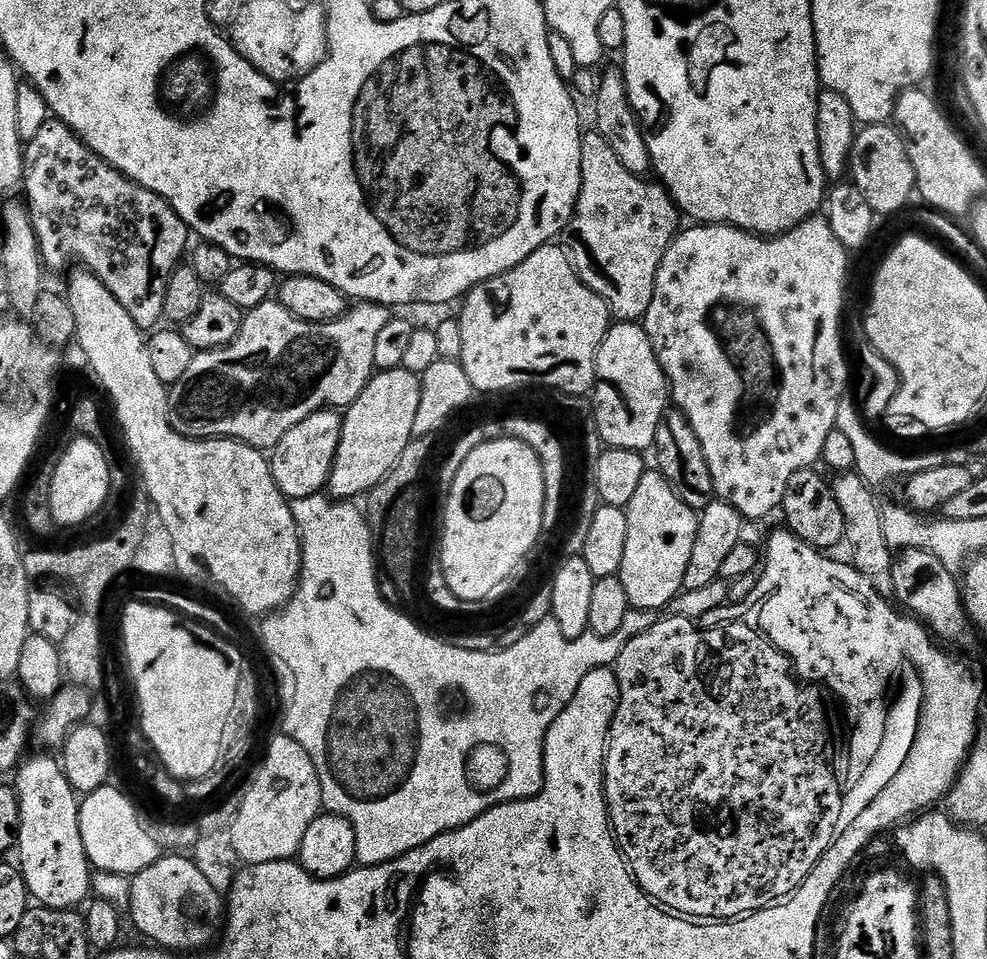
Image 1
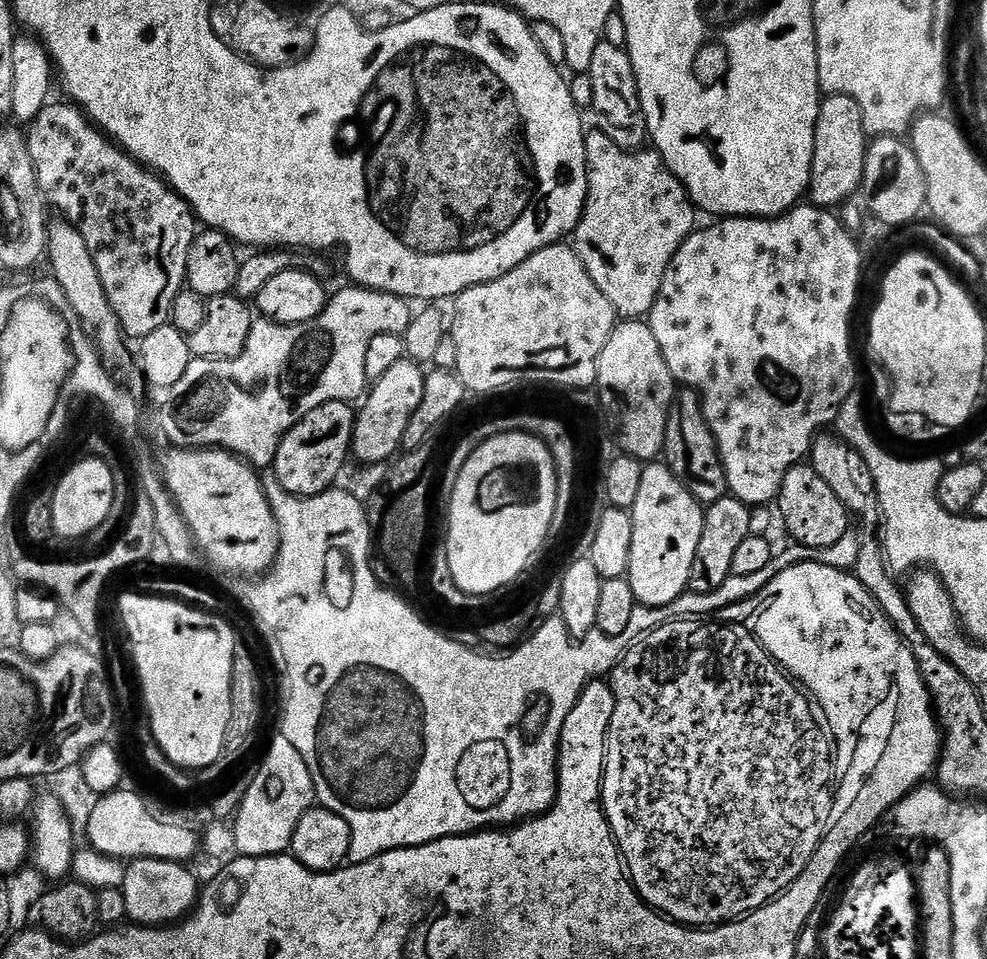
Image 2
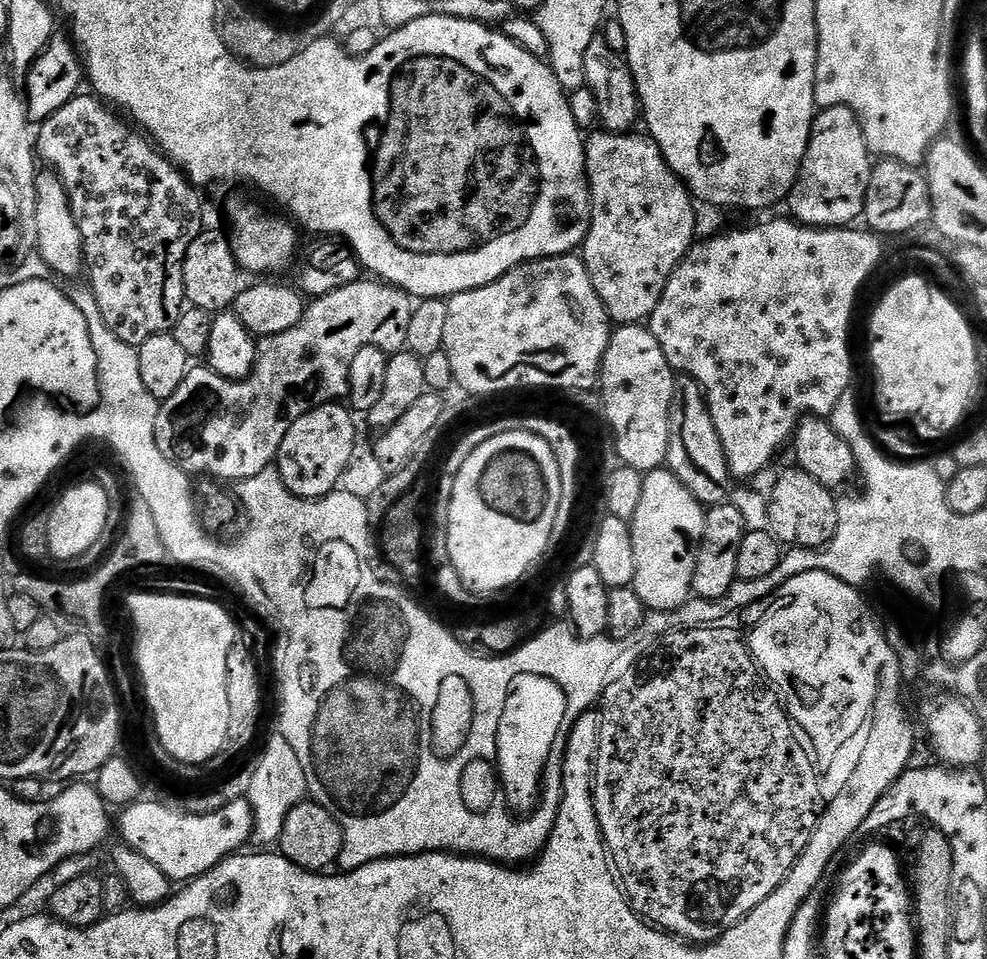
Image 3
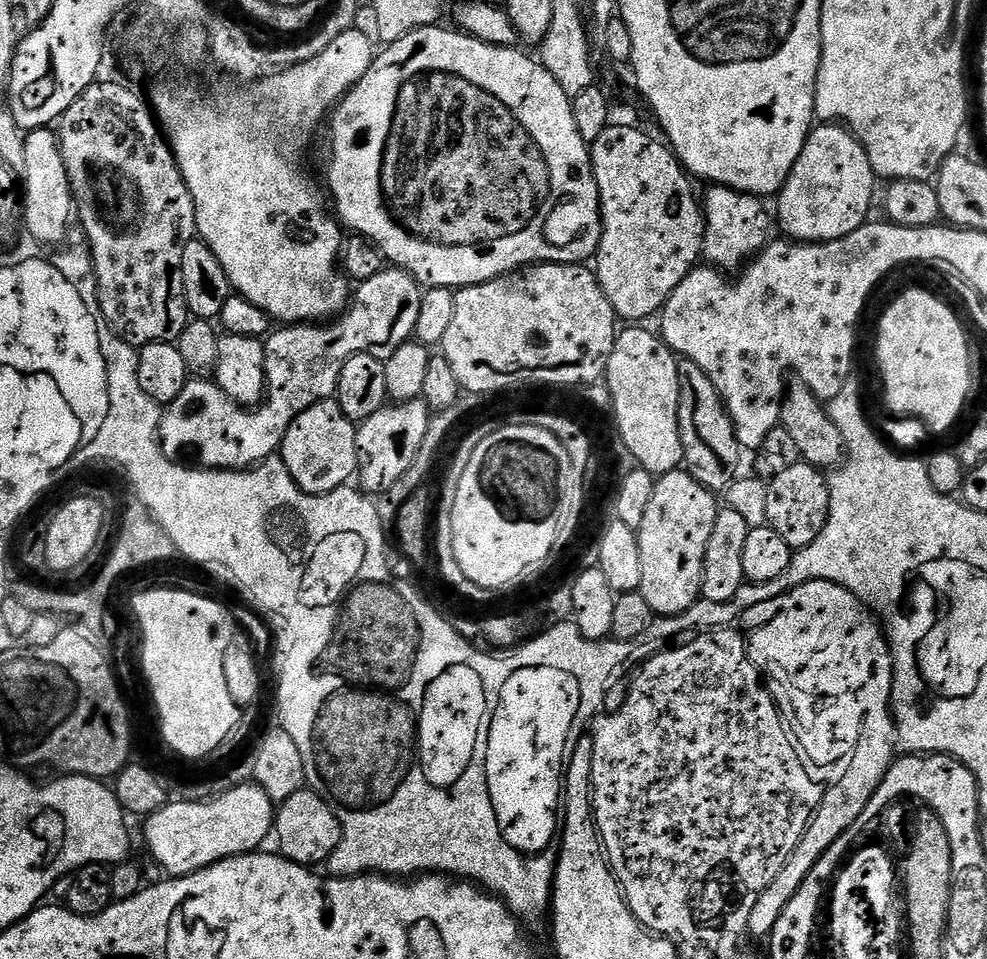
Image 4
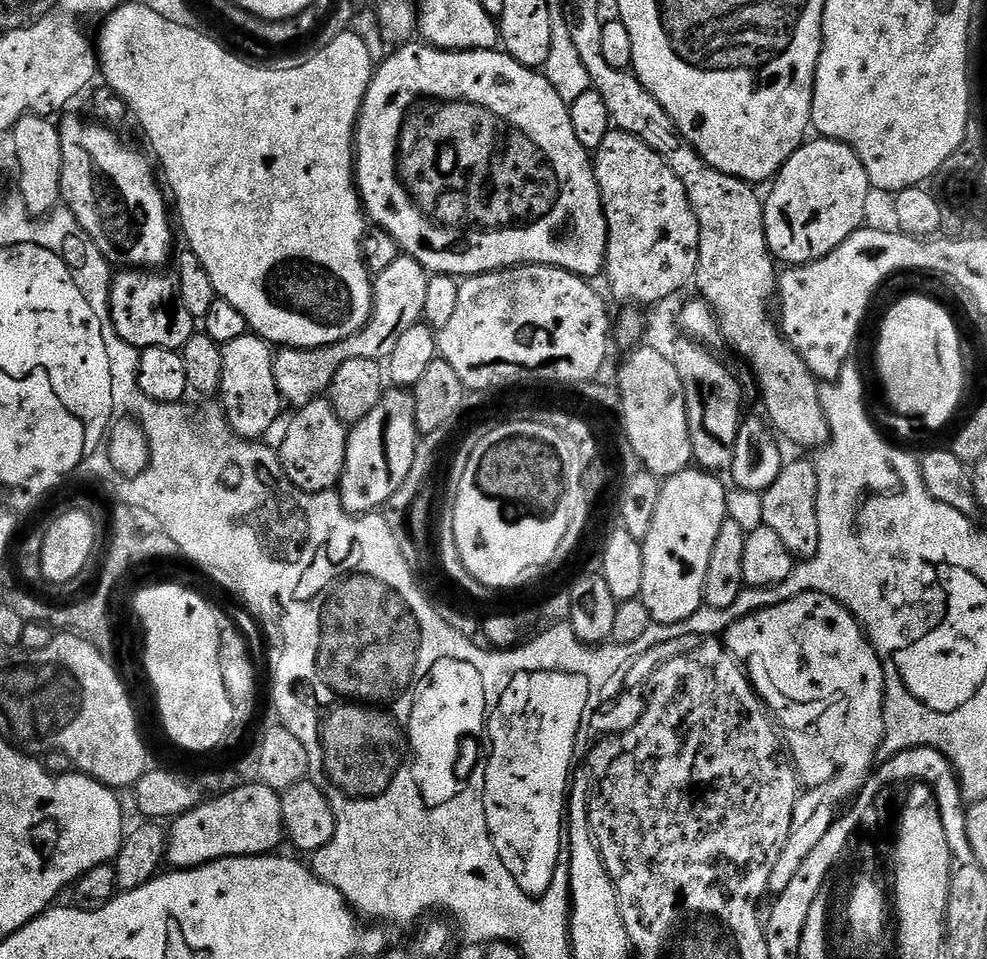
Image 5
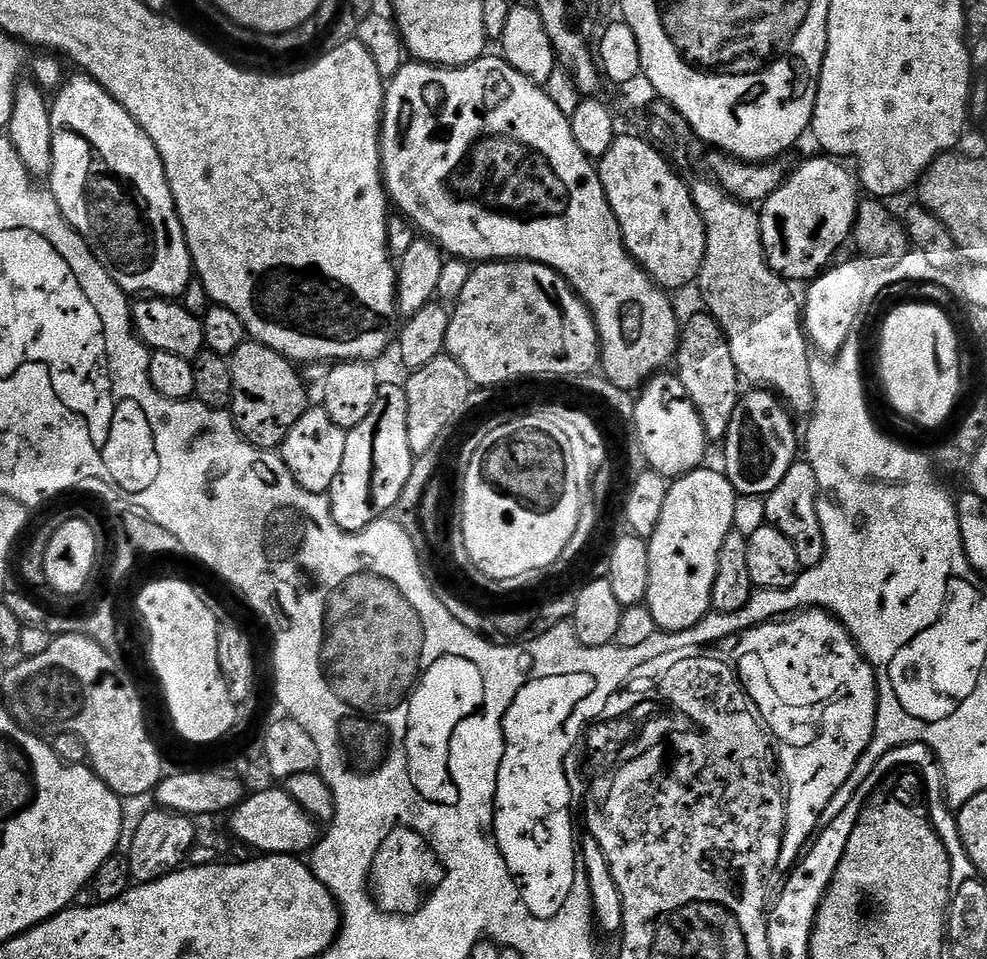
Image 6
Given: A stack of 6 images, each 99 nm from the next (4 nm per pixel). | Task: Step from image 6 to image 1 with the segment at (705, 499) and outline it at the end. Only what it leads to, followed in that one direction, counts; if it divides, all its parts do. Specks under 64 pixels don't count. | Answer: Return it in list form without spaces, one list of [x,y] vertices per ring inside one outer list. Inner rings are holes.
[[[659,470],[645,471],[626,509],[626,554],[622,554],[618,573],[633,609],[659,613],[684,591],[686,565],[690,562],[694,538],[698,534],[698,512],[692,508],[695,507],[673,488]]]

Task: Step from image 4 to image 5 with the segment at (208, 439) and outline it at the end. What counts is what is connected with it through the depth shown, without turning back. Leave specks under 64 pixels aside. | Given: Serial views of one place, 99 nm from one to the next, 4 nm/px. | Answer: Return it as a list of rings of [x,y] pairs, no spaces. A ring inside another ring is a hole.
[[[401,256],[374,280],[374,303],[368,325],[357,334],[325,348],[284,348],[274,356],[274,378],[278,382],[280,395],[289,405],[303,406],[319,400],[332,385],[334,374],[350,358],[370,358],[387,361],[388,355],[398,346],[398,338],[410,330],[410,326],[421,323],[426,306],[426,288],[430,273],[412,256]]]

